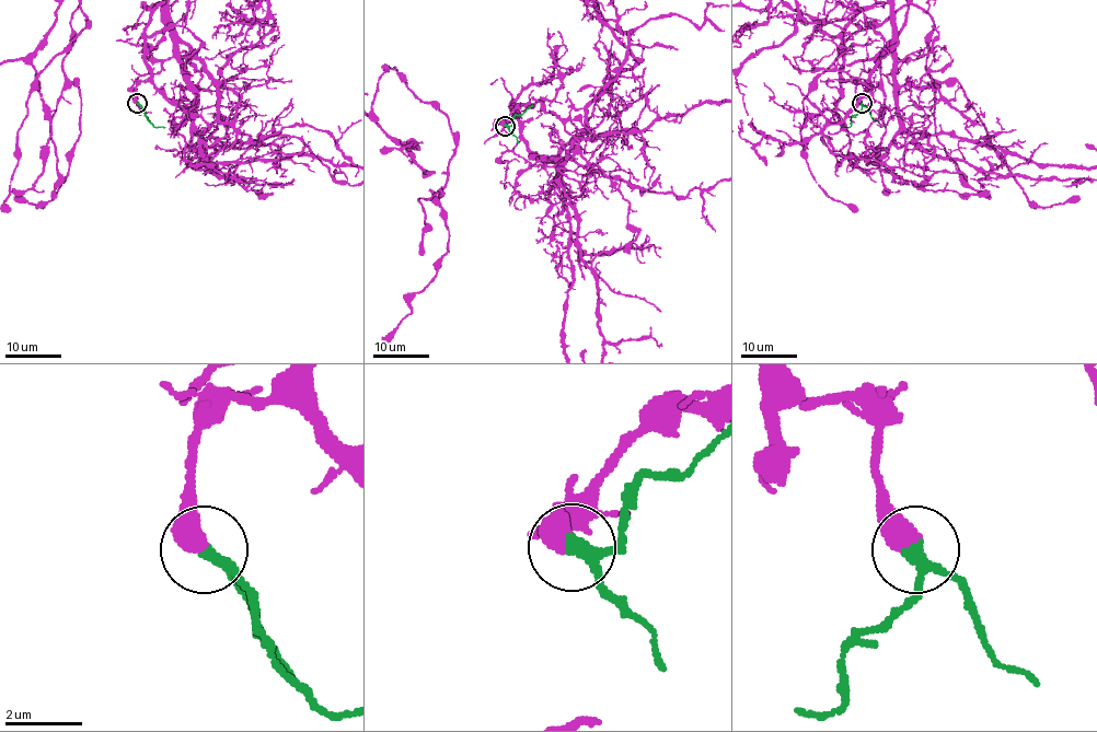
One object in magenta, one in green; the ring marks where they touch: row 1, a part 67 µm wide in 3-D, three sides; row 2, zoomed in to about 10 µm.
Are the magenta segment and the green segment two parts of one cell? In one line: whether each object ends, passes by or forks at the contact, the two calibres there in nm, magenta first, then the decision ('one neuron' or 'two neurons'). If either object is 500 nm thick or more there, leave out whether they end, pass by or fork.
calibres 550 and 260 nm; one neuron

